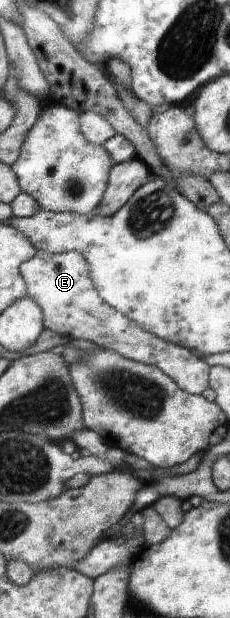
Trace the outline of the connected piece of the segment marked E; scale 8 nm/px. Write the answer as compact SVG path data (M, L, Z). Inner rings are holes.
M39 251L23 263L20 270L28 284L27 295L43 310L45 328L70 336L72 339L90 340L123 357L158 367L184 389L184 392L201 395L206 390L208 382L206 362L202 362L193 350L160 339L153 332L148 332L148 329L142 332L136 321L118 309L112 308L96 290L89 264L79 252Z

